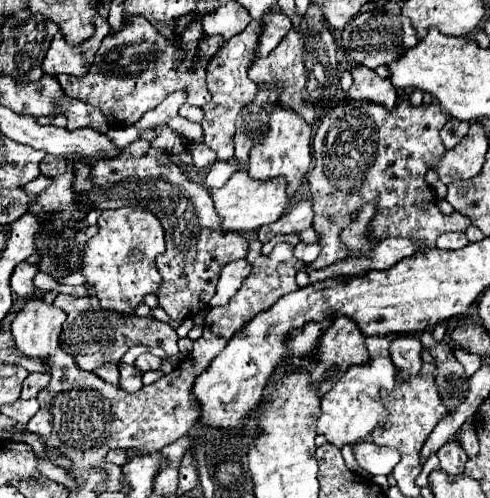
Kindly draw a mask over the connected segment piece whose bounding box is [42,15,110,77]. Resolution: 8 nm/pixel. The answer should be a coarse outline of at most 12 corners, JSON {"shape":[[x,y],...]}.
{"shape":[[96,17],[84,45],[66,45],[56,33],[44,57],[46,75],[82,77],[110,29]]}

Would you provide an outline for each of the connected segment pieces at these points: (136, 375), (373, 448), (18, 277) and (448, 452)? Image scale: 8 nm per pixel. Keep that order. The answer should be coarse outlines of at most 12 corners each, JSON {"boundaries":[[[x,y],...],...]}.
{"boundaries":[[[134,365],[120,367],[120,387],[128,393],[142,389]],[[372,441],[354,445],[358,465],[370,475],[390,475],[396,449]],[[22,261],[12,273],[10,285],[16,295],[36,293],[34,277],[38,269]],[[458,443],[438,451],[442,471],[450,477],[464,473],[468,461]]]}

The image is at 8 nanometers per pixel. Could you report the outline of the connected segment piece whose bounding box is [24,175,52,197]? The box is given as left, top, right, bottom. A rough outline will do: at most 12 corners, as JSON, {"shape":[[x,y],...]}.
{"shape":[[46,175],[36,177],[24,187],[26,193],[40,195],[52,185]]}

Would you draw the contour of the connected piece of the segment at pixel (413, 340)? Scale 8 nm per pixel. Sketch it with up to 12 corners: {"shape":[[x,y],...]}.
{"shape":[[418,337],[392,341],[390,357],[402,379],[422,367]]}

